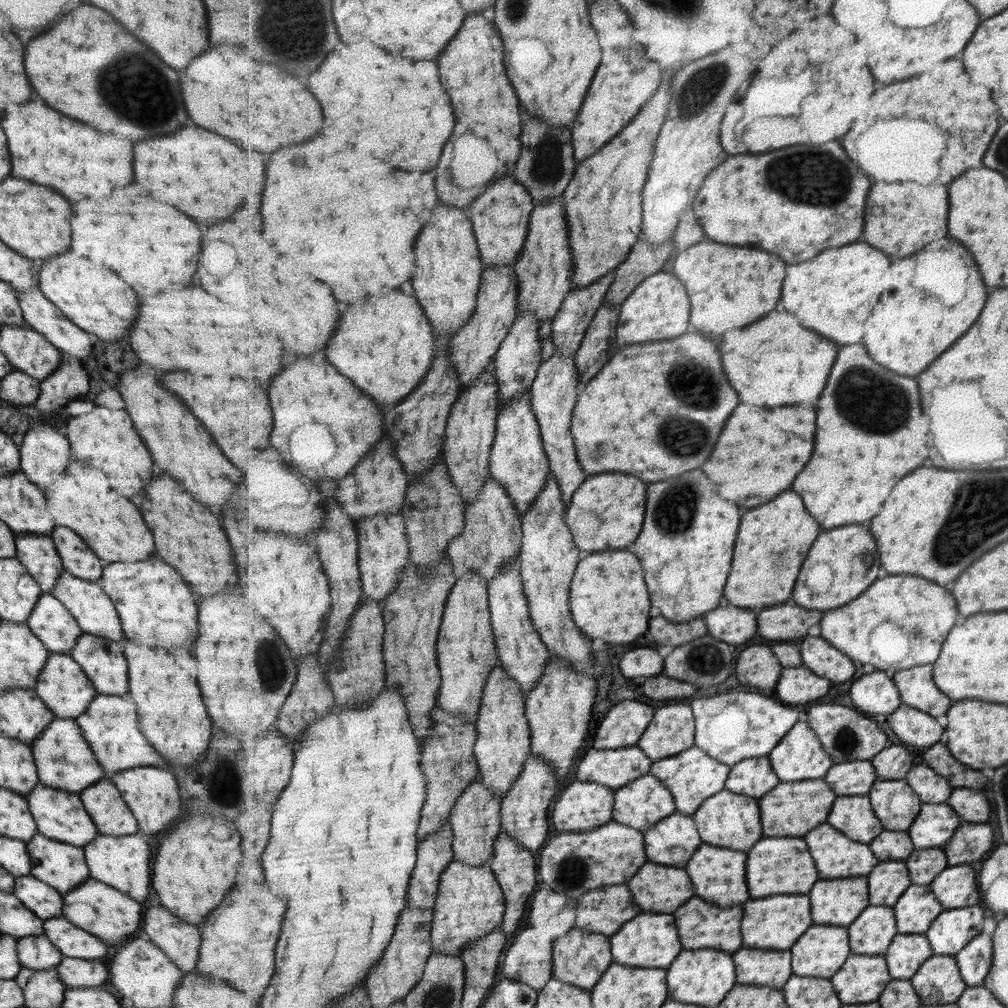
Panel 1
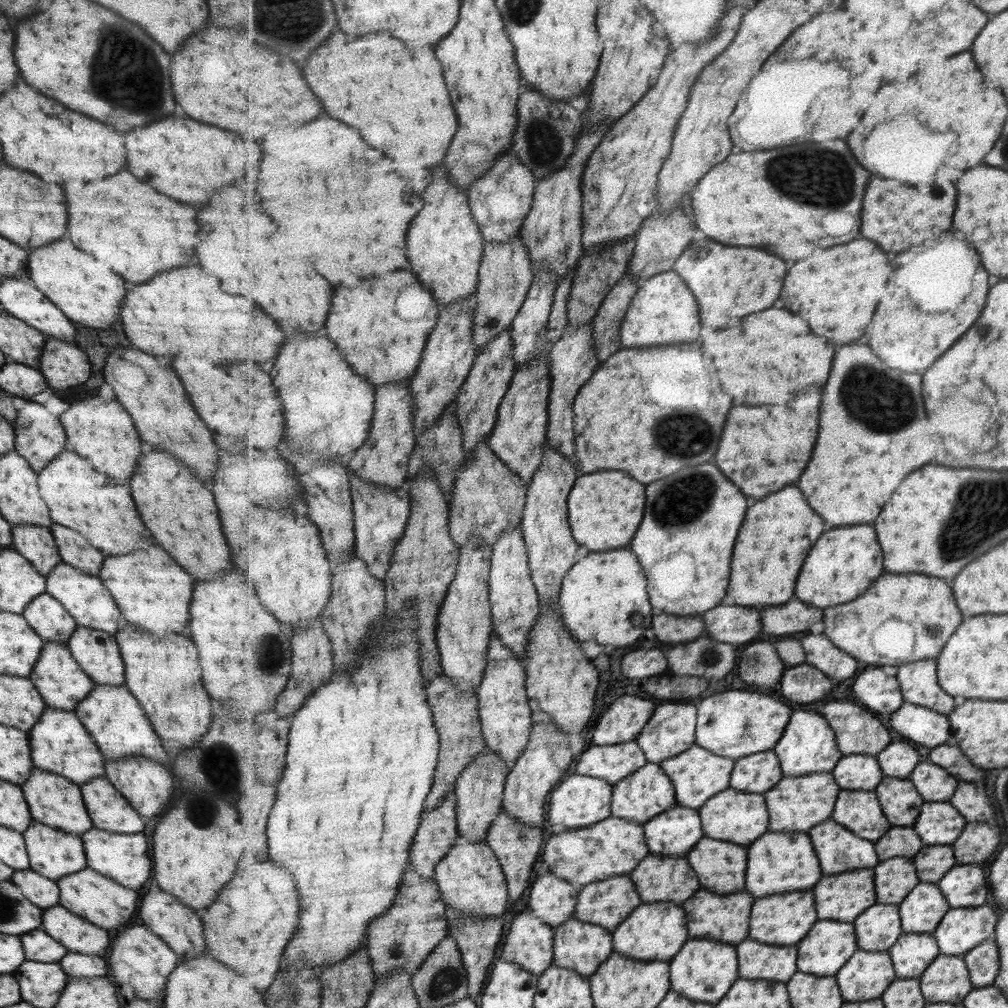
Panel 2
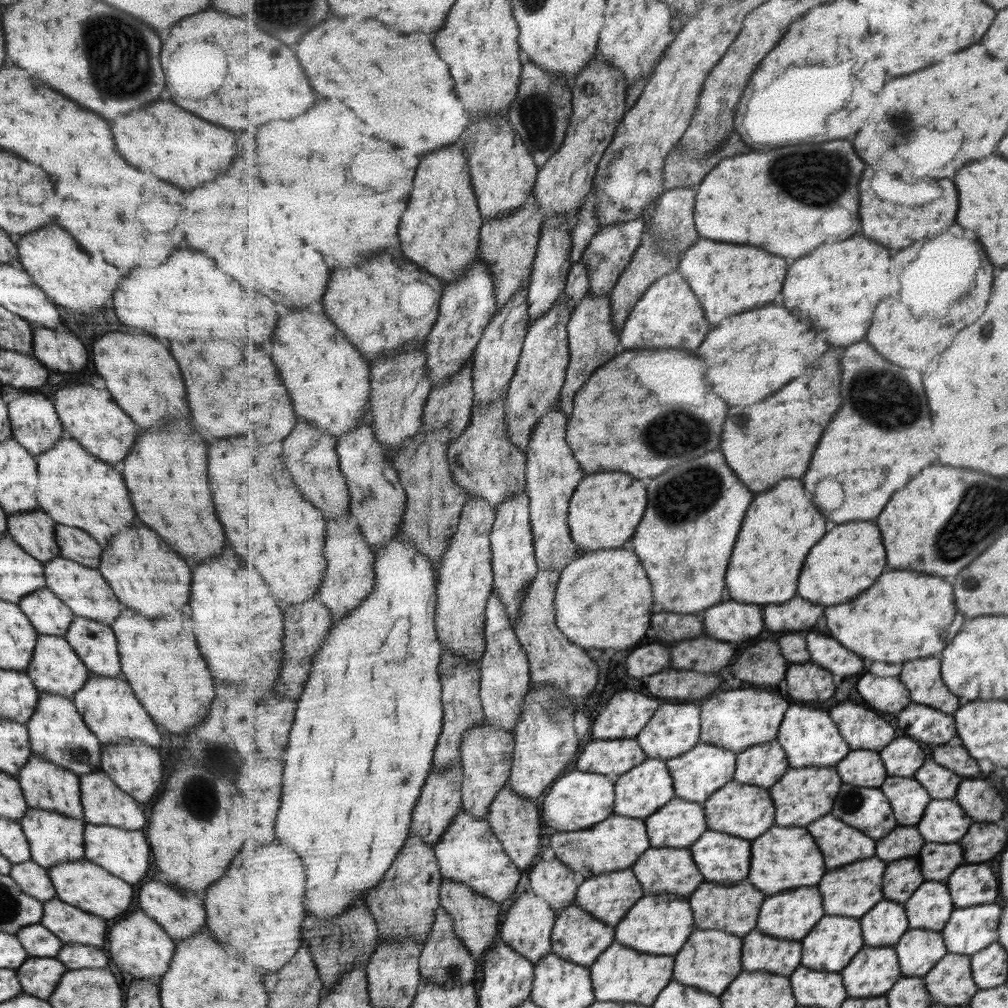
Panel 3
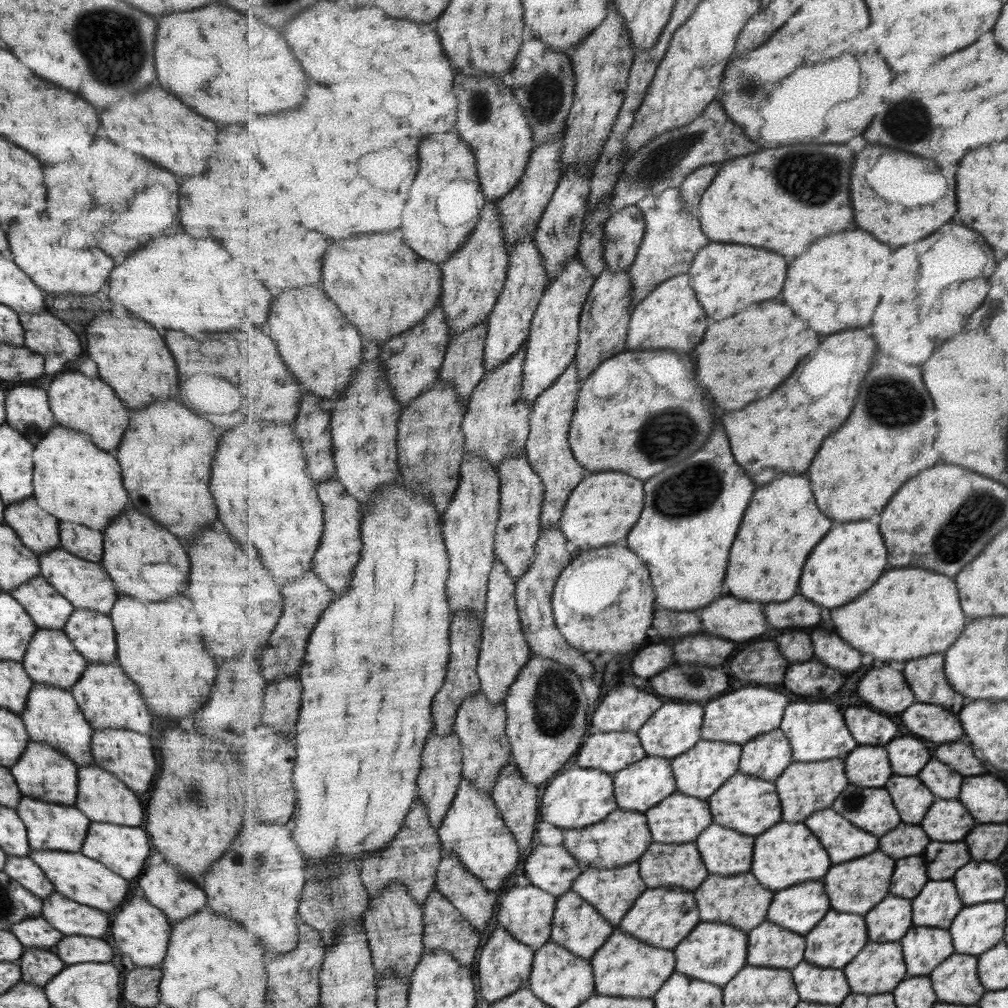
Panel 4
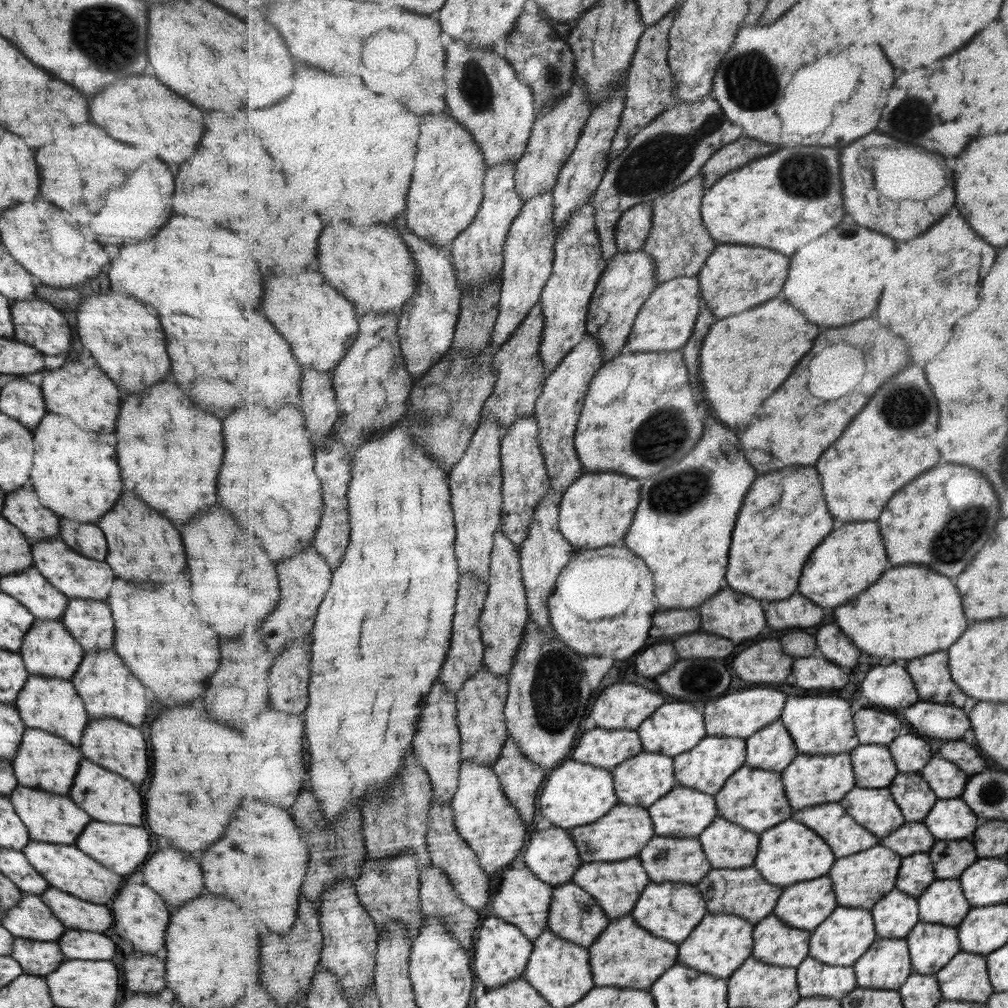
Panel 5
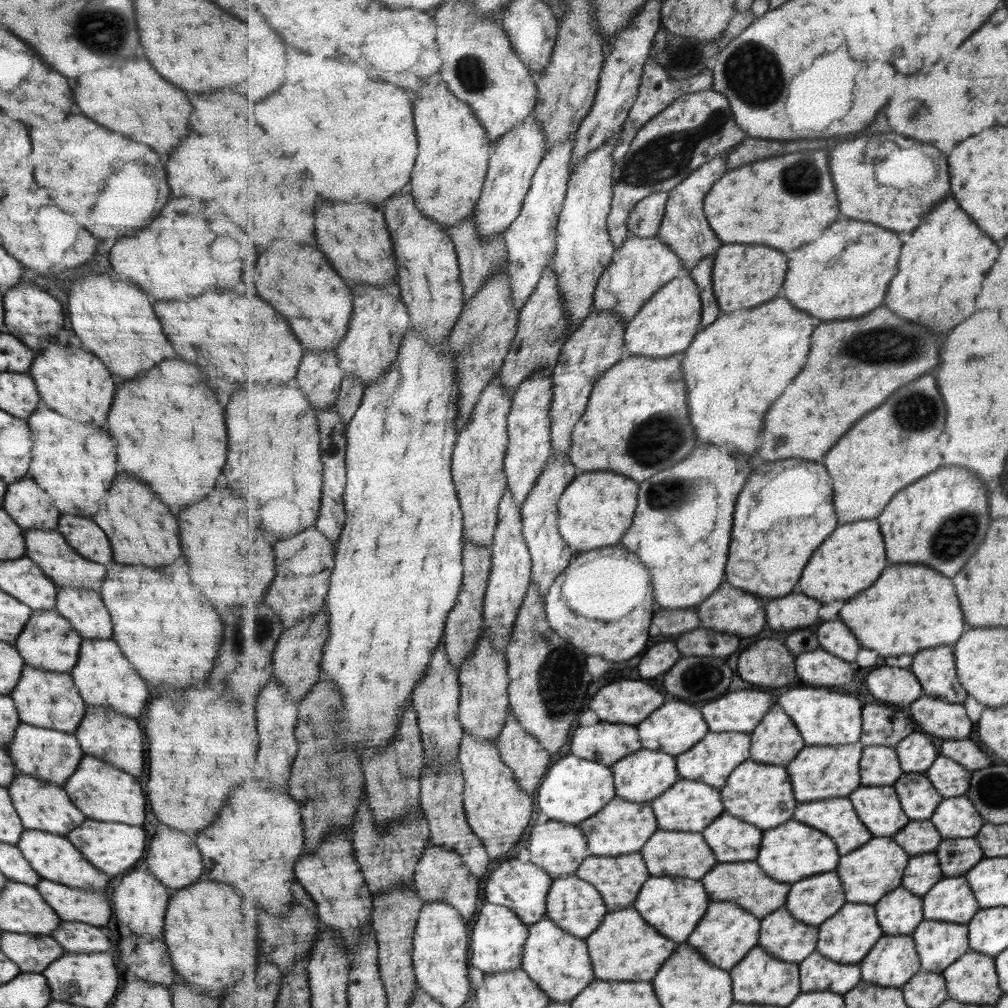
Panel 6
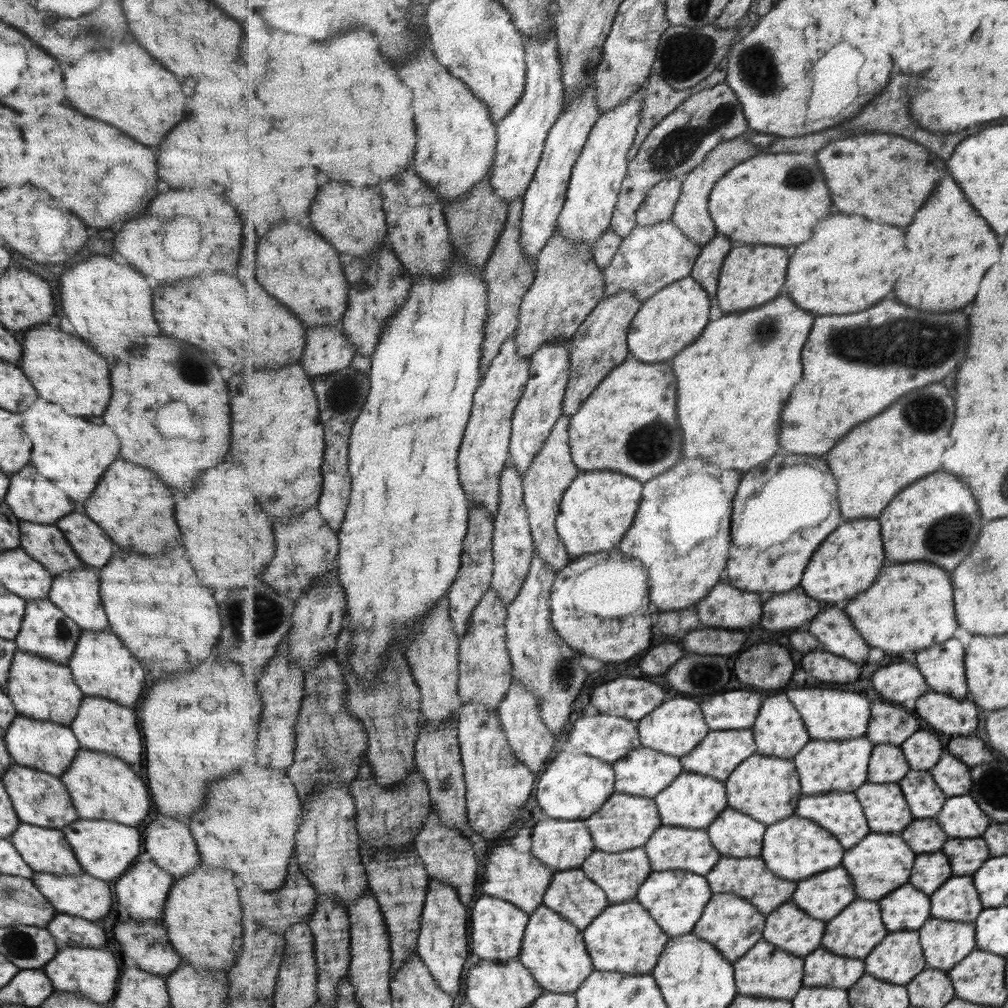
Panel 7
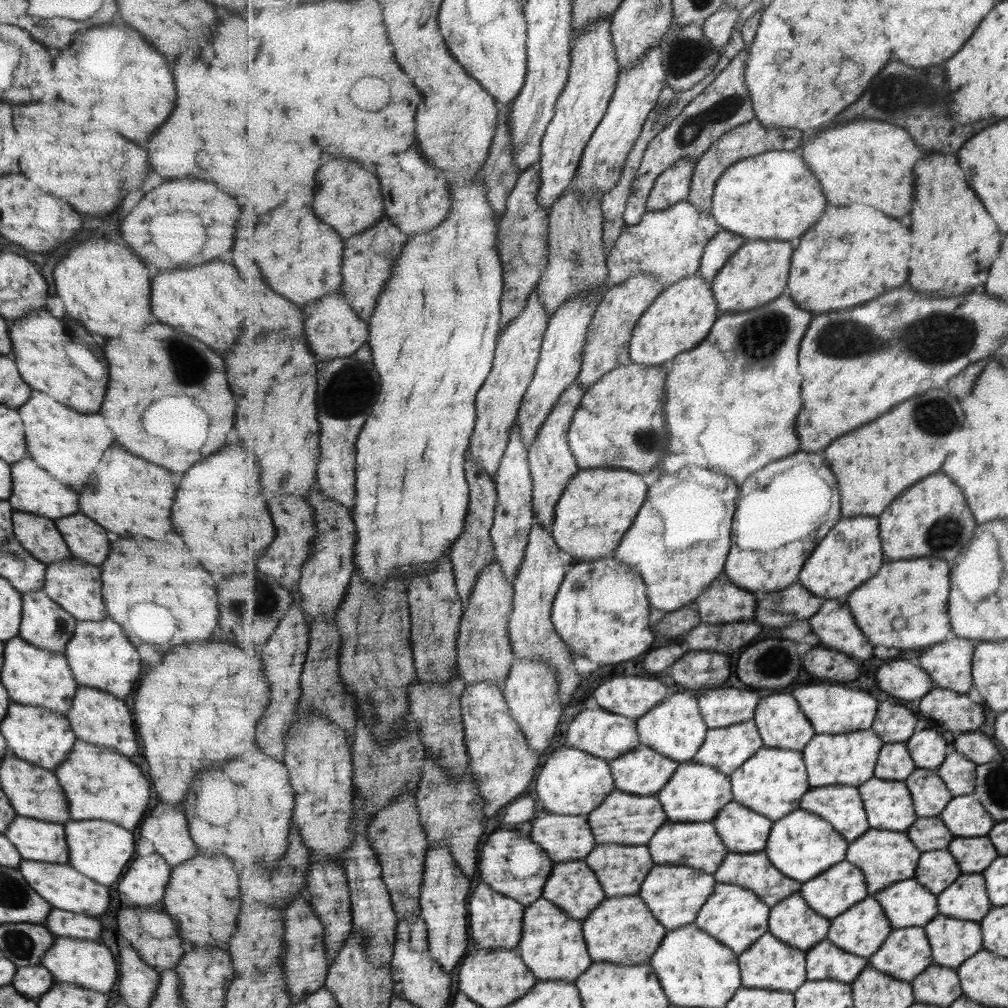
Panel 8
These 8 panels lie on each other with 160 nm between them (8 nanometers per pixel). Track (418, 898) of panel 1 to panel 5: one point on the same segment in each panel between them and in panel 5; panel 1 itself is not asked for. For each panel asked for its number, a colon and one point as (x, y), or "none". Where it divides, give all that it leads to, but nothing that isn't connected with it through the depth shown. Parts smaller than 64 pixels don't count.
2: (438, 833)
3: (441, 801)
4: (443, 770)
5: (438, 742)

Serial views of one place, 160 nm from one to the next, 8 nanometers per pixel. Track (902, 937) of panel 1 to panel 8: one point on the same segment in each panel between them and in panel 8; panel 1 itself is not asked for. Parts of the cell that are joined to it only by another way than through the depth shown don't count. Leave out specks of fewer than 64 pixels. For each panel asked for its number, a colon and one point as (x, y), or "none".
2: (913, 953)
3: (919, 950)
4: (925, 948)
5: (932, 945)
6: (940, 943)
7: (946, 943)
8: (953, 941)

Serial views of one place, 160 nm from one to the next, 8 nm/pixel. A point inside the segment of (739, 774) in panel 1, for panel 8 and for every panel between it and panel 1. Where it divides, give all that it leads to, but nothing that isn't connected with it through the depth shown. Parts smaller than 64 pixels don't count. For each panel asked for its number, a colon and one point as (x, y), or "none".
2: (757, 773)
3: (764, 765)
4: (767, 756)
5: (773, 748)
6: (777, 740)
7: (780, 731)
8: (782, 723)

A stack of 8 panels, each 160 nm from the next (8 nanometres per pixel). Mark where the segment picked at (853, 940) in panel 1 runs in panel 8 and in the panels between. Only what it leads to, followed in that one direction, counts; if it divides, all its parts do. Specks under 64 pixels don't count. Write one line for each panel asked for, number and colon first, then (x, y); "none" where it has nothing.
2: (878, 929)
3: (884, 926)
4: (890, 921)
5: (896, 914)
6: (899, 913)
7: (907, 908)
8: (908, 903)

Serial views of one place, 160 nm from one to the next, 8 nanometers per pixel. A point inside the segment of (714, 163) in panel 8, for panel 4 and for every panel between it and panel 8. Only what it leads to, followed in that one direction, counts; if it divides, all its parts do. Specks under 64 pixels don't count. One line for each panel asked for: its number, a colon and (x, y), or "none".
4: (674, 236)
5: (679, 242)
6: (685, 228)
7: (692, 215)

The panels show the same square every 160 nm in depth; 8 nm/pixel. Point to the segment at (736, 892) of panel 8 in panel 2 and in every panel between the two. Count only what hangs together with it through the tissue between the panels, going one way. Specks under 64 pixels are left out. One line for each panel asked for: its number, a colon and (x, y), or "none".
2: (704, 970)
3: (711, 960)
4: (715, 953)
5: (719, 946)
6: (726, 935)
7: (733, 925)

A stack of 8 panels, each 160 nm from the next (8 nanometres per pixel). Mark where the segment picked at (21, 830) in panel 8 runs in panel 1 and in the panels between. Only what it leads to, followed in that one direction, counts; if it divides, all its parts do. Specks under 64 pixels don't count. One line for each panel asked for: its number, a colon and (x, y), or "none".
1: (93, 907)
2: (101, 902)
3: (81, 884)
4: (72, 875)
5: (64, 867)
6: (52, 858)
7: (42, 850)

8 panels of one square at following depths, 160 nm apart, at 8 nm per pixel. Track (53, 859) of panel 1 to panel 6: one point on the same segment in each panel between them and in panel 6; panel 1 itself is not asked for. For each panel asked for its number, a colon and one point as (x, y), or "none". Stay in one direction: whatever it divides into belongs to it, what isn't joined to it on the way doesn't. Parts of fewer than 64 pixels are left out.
2: (52, 854)
3: (52, 839)
4: (49, 827)
5: (55, 819)
6: (40, 806)

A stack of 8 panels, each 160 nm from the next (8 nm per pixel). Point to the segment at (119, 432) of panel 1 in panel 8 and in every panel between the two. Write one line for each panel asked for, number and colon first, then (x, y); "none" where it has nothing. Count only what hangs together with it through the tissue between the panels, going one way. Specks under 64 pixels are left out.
2: (103, 433)
3: (89, 416)
4: (90, 407)
5: (83, 394)
6: (75, 384)
7: (82, 388)
8: (37, 341)

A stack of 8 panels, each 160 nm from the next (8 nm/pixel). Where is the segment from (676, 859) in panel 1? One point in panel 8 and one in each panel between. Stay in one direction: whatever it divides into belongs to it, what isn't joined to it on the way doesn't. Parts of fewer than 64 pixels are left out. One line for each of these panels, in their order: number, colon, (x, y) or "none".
2: (675, 832)
3: (681, 823)
4: (679, 818)
5: (683, 812)
6: (689, 806)
7: (693, 800)
8: (696, 793)

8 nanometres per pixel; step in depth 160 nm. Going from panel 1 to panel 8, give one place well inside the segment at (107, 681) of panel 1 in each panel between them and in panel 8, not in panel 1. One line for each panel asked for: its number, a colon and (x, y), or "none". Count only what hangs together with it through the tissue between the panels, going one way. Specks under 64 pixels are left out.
2: (95, 652)
3: (94, 643)
4: (91, 634)
5: (89, 622)
6: (83, 609)
7: (75, 593)
8: (74, 585)

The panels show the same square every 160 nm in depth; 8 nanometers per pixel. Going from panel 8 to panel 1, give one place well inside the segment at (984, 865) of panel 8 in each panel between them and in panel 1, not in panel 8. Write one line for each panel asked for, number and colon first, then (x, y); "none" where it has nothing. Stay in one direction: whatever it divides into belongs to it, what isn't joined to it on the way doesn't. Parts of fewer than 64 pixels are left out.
1: (926, 864)
2: (934, 862)
3: (939, 861)
4: (943, 859)
5: (952, 858)
6: (958, 856)
7: (967, 855)

